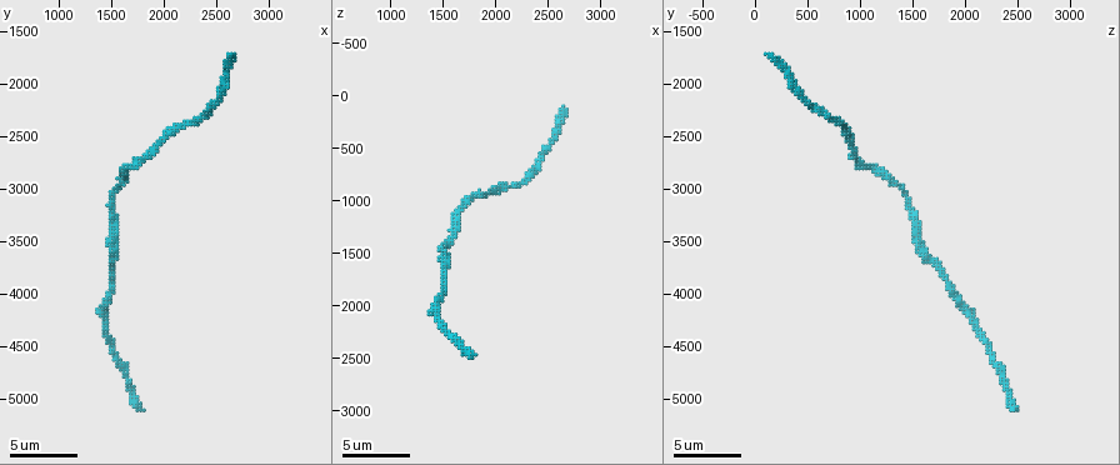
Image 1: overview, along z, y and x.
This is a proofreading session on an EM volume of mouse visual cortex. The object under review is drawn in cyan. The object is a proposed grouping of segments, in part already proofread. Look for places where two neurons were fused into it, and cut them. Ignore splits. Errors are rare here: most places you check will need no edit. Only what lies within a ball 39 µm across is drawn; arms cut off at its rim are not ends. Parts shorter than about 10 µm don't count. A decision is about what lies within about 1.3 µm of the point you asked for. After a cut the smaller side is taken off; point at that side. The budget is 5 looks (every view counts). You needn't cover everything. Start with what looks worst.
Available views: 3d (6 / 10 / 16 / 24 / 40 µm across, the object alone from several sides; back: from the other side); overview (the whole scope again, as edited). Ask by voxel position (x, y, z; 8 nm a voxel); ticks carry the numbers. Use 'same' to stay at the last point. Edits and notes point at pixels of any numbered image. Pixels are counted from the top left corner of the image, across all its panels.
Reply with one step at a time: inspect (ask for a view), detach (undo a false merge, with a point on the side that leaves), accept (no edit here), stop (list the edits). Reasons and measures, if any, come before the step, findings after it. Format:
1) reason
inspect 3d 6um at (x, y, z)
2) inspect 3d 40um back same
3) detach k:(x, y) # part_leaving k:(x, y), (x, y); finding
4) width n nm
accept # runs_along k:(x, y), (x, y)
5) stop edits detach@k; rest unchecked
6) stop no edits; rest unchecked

inspect 3d 10um at (1500, 3140, 1440)

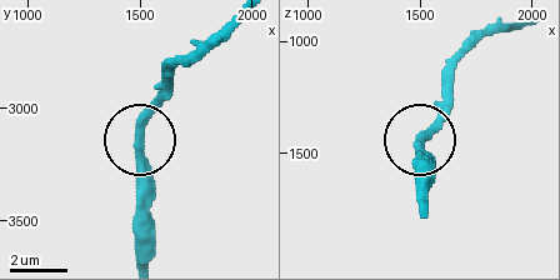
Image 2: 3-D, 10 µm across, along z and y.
accept # runs_along 2:(143, 139), (140, 114), (171, 74); continuous, no second neuron

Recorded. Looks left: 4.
sudden change in width
inspect 3d 10um at (1500, 3680, 1660)

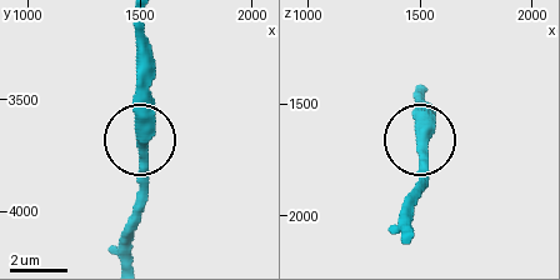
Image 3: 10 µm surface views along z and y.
accept # continuous, no second neuron

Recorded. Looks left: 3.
narrows sharply
inspect 3d 6um at (2220, 2400, 860)

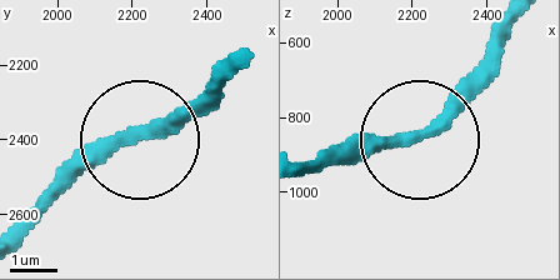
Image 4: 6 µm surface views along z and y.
accept # runs_along 4:(304, 174), (419, 139), (503, 51); one neuron here

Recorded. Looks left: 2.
stop no edits; rest unchecked

